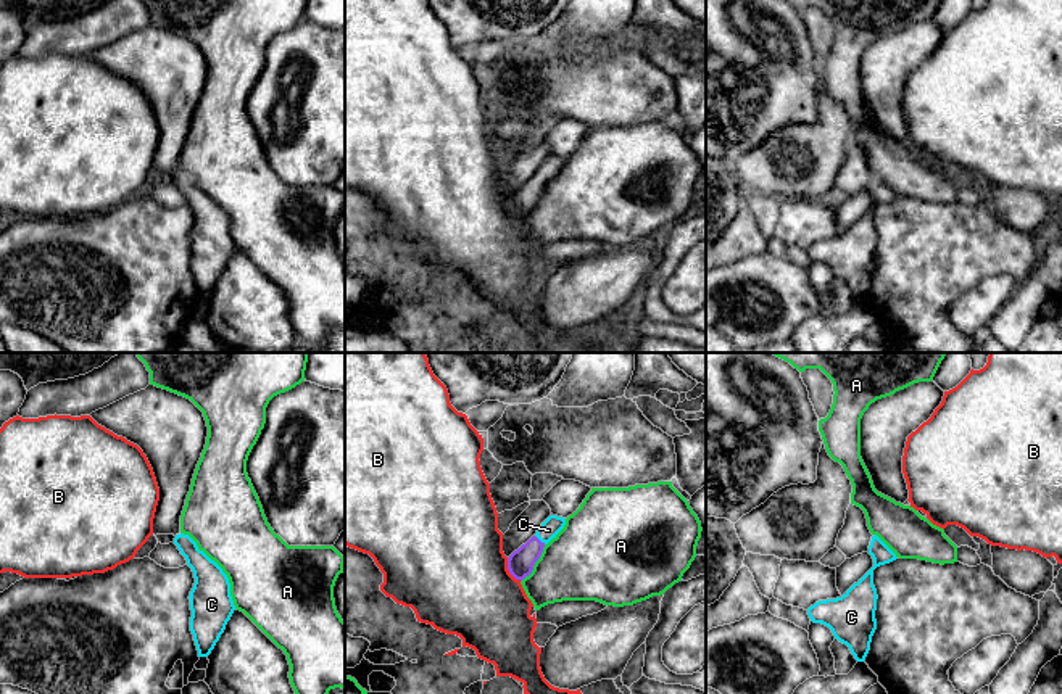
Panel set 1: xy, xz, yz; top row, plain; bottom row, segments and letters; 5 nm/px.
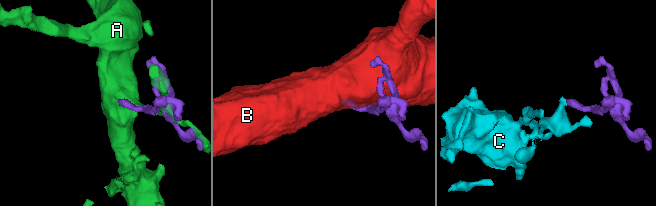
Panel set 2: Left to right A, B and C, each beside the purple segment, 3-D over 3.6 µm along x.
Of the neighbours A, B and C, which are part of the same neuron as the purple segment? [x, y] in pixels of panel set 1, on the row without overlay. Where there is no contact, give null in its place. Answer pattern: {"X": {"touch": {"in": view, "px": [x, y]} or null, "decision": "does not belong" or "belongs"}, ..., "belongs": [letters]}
{"A": {"touch": {"in": "xz", "px": [534, 203]}, "decision": "does not belong"}, "B": {"touch": {"in": "xz", "px": [510, 211]}, "decision": "does not belong"}, "C": {"touch": {"in": "xz", "px": [539, 179]}, "decision": "belongs"}, "belongs": ["C"]}

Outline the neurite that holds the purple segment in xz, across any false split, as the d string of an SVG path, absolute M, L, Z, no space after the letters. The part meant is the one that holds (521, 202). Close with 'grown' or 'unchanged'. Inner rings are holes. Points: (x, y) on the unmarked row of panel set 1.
M550 155L537 172L514 190L508 198L508 209L516 219L524 219L533 209L535 201L540 198L543 187L556 177L556 174L564 167L566 158L558 155Z; grown

